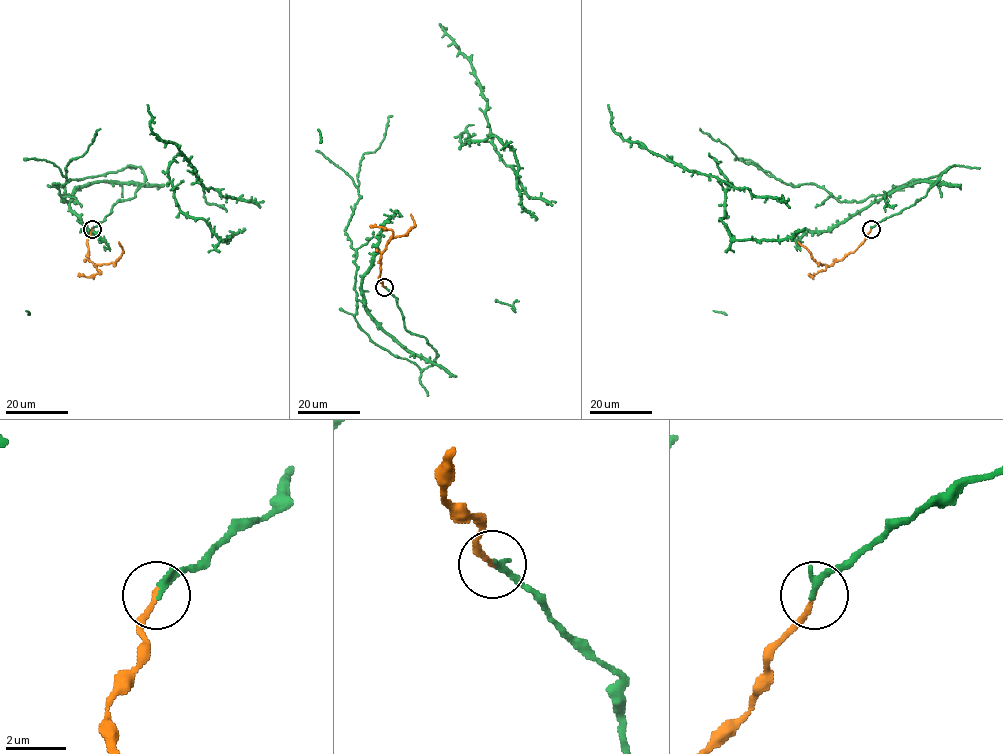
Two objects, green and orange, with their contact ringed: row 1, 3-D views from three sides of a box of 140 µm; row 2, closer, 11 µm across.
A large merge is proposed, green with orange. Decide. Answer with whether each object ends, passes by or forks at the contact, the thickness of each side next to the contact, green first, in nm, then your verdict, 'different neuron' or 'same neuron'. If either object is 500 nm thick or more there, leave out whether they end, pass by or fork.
green ends | orange ends | 240/170 nm | different neuron

